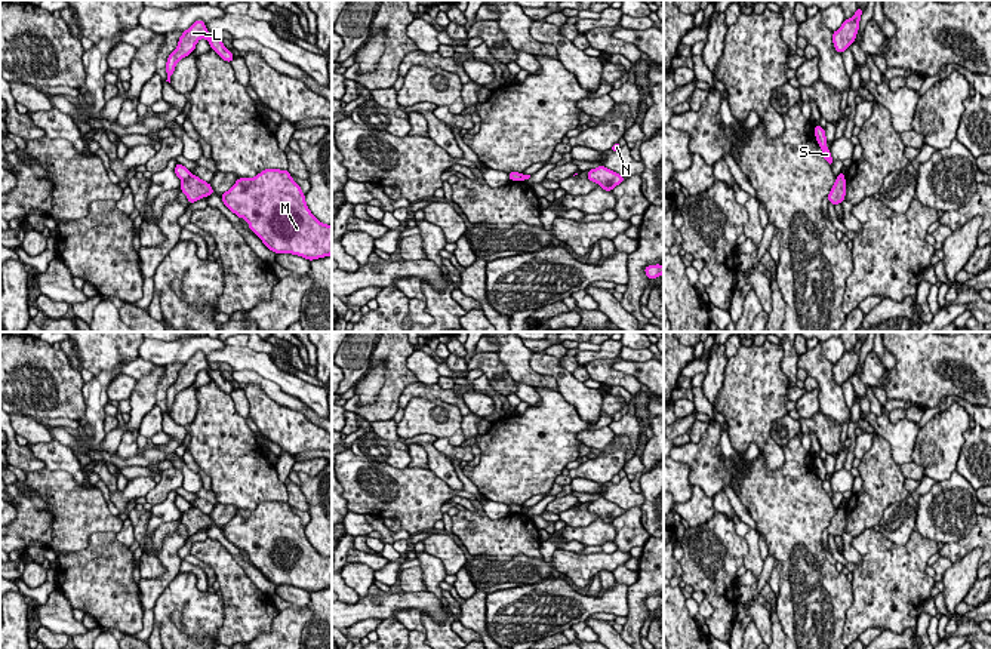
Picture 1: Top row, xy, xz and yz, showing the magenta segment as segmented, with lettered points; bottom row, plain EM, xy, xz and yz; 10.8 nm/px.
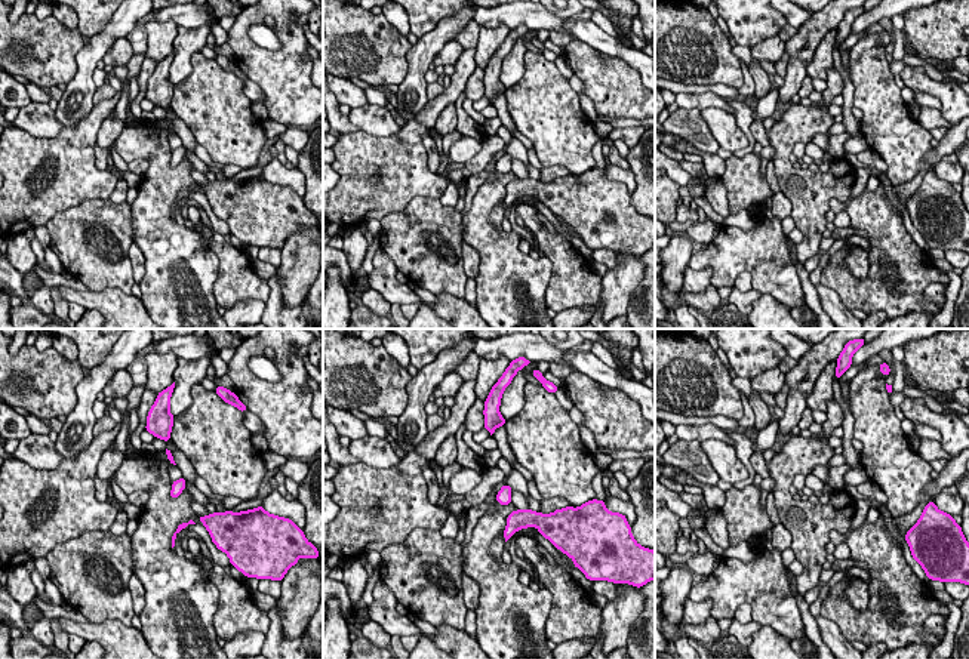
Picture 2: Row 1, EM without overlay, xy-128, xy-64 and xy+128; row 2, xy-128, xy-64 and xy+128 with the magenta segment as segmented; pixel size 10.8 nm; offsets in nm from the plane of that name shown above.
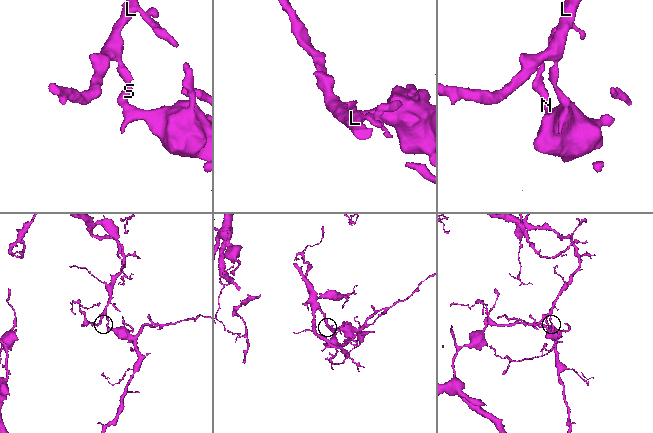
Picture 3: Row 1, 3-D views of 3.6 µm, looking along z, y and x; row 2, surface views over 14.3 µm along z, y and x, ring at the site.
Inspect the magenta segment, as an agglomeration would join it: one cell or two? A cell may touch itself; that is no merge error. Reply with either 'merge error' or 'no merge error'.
merge error

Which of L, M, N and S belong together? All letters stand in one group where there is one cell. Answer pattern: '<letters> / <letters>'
L S / M N

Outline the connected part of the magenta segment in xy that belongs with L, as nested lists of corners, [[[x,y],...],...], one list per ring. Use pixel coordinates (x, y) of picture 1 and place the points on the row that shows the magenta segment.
[[[197,19],[188,30],[182,33],[178,41],[178,47],[169,55],[166,62],[167,80],[170,83],[170,77],[175,71],[175,65],[182,58],[188,56],[194,49],[200,39],[206,39],[210,47],[227,62],[234,59],[233,53],[222,44],[219,37],[212,37],[201,19]]]

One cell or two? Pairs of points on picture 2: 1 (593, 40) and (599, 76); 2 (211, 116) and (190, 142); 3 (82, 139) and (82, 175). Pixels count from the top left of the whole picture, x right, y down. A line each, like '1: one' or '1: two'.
1: two
2: two
3: one

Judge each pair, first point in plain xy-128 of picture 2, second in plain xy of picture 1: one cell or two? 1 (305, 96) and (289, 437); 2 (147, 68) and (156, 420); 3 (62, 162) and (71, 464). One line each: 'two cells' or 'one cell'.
1: one cell
2: one cell
3: two cells

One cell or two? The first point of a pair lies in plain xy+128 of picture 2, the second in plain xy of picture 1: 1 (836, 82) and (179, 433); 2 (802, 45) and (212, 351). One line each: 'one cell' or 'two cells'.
1: two cells
2: two cells

